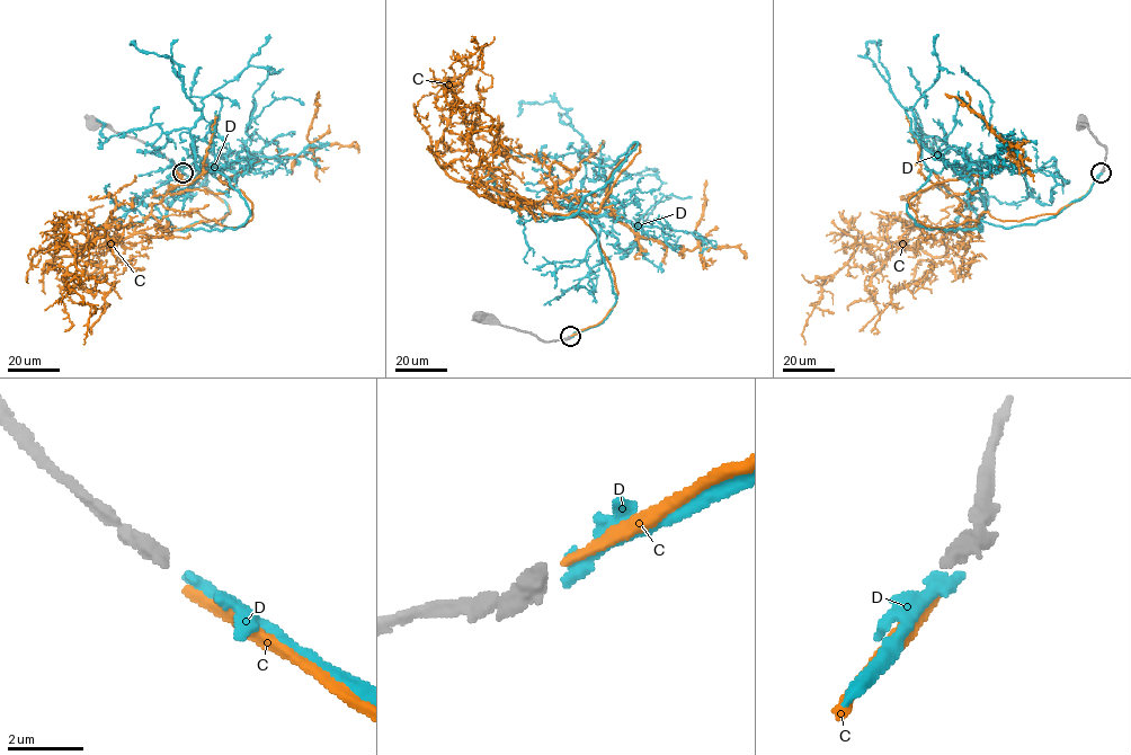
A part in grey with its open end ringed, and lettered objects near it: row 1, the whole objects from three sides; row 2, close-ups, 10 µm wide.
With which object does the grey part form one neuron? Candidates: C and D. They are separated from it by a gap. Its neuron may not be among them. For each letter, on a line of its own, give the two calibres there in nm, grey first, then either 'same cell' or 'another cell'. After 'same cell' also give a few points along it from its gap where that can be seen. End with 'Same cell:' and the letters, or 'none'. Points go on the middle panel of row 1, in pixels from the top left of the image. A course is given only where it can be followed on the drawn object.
C: 400/240 nm | another cell
D: 400/440 nm | same cell | via (571, 335), (615, 303), (589, 218), (554, 219), (589, 216), (589, 144), (557, 101), (517, 116)
Same cell: D

